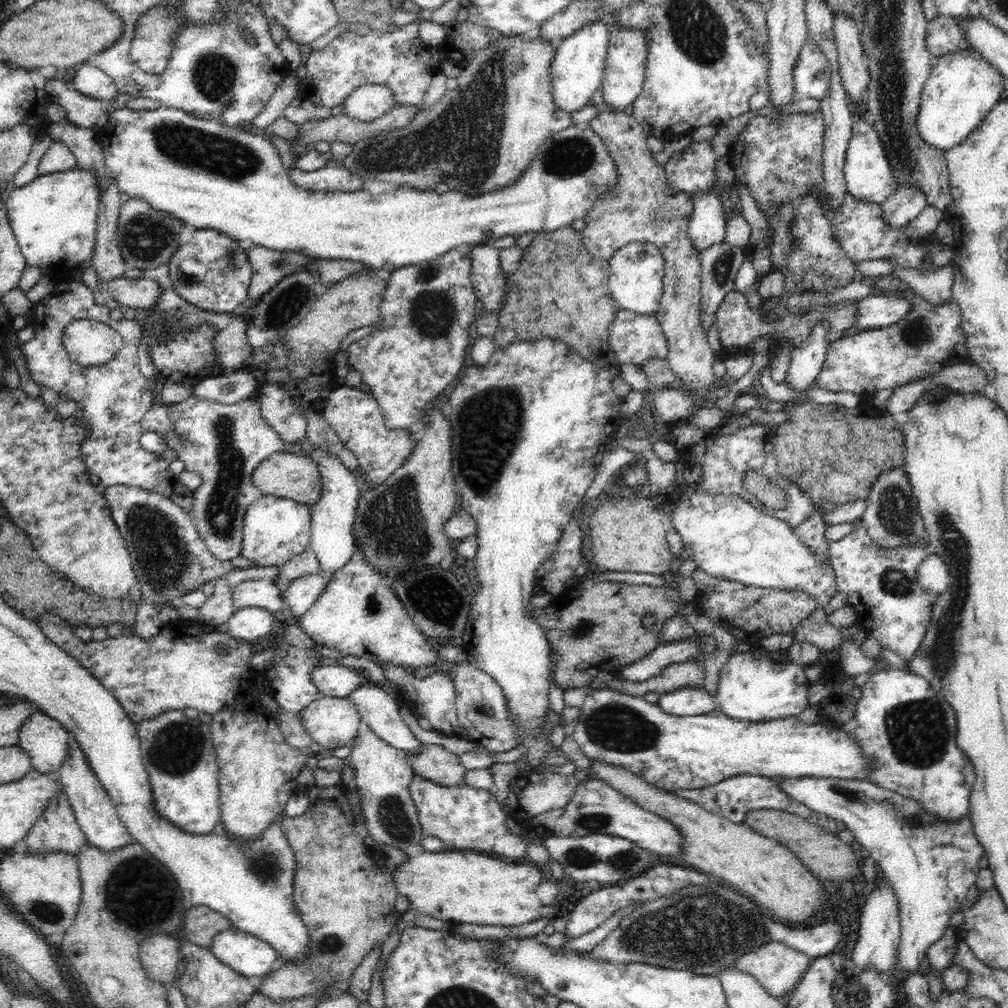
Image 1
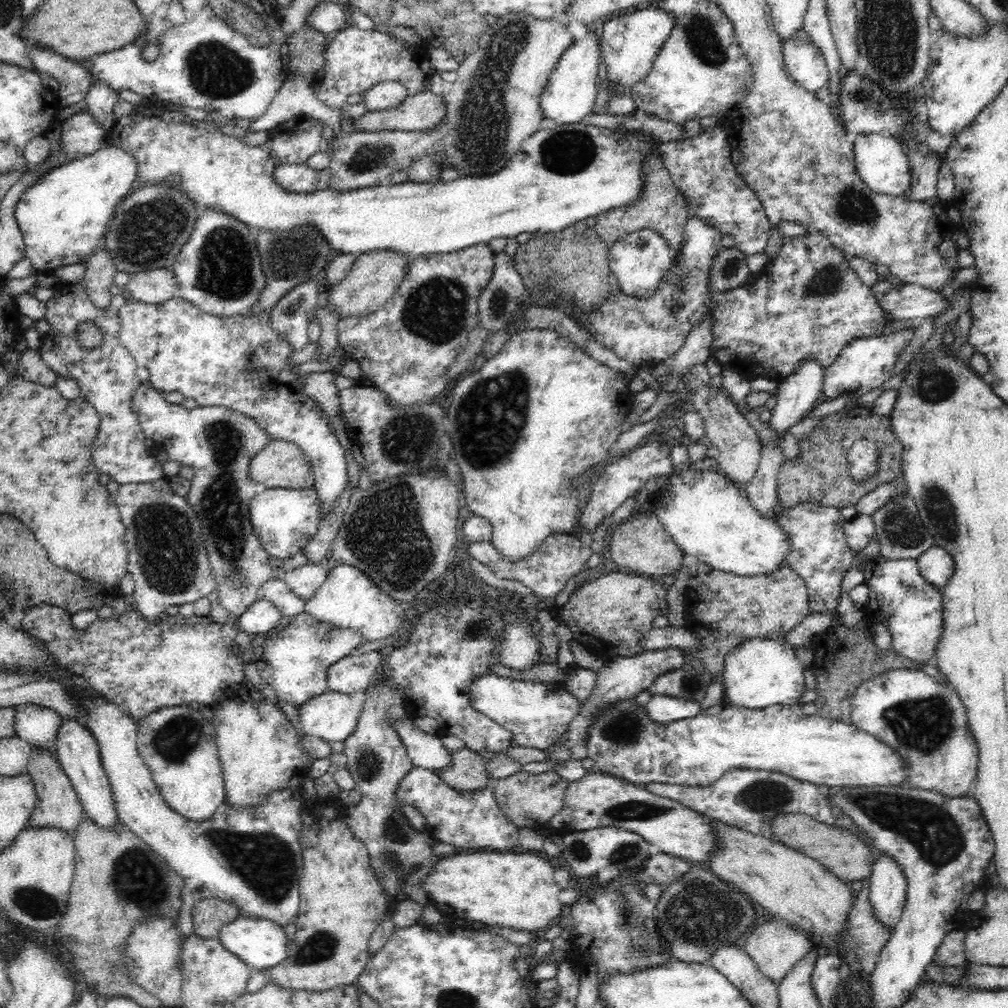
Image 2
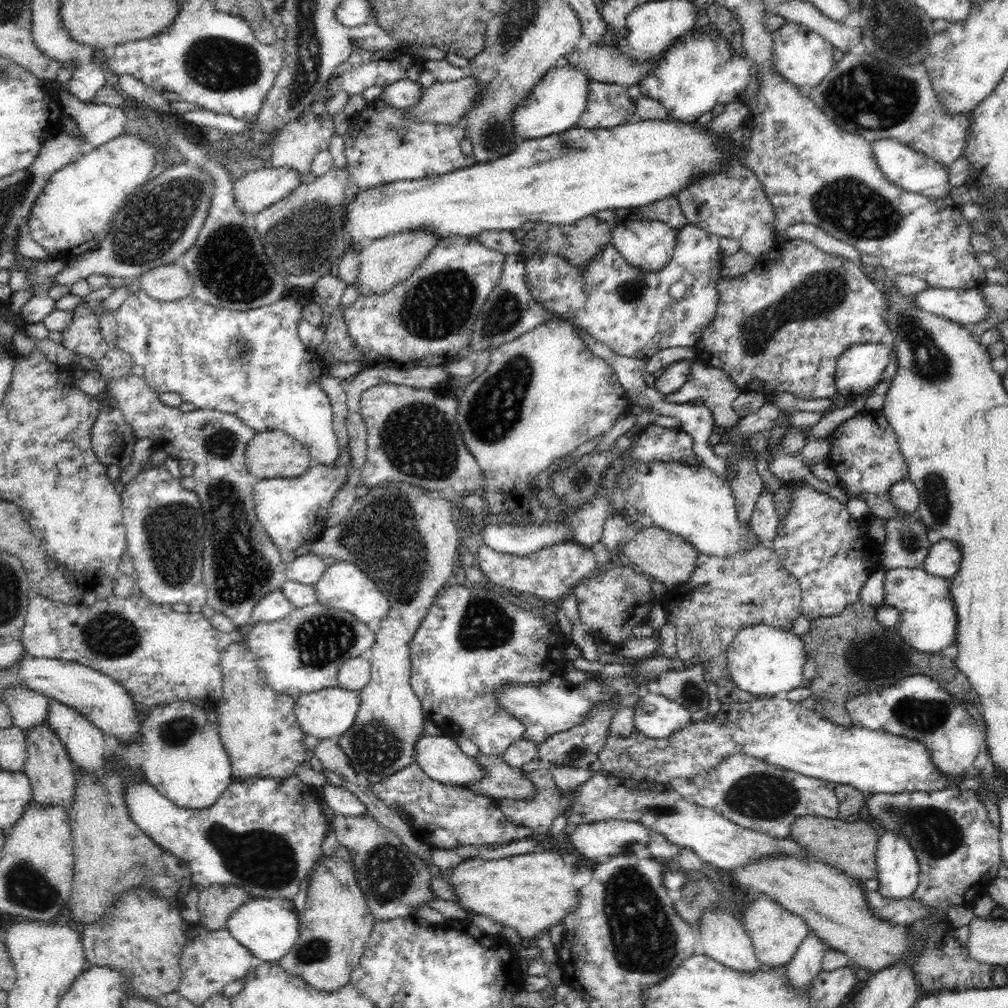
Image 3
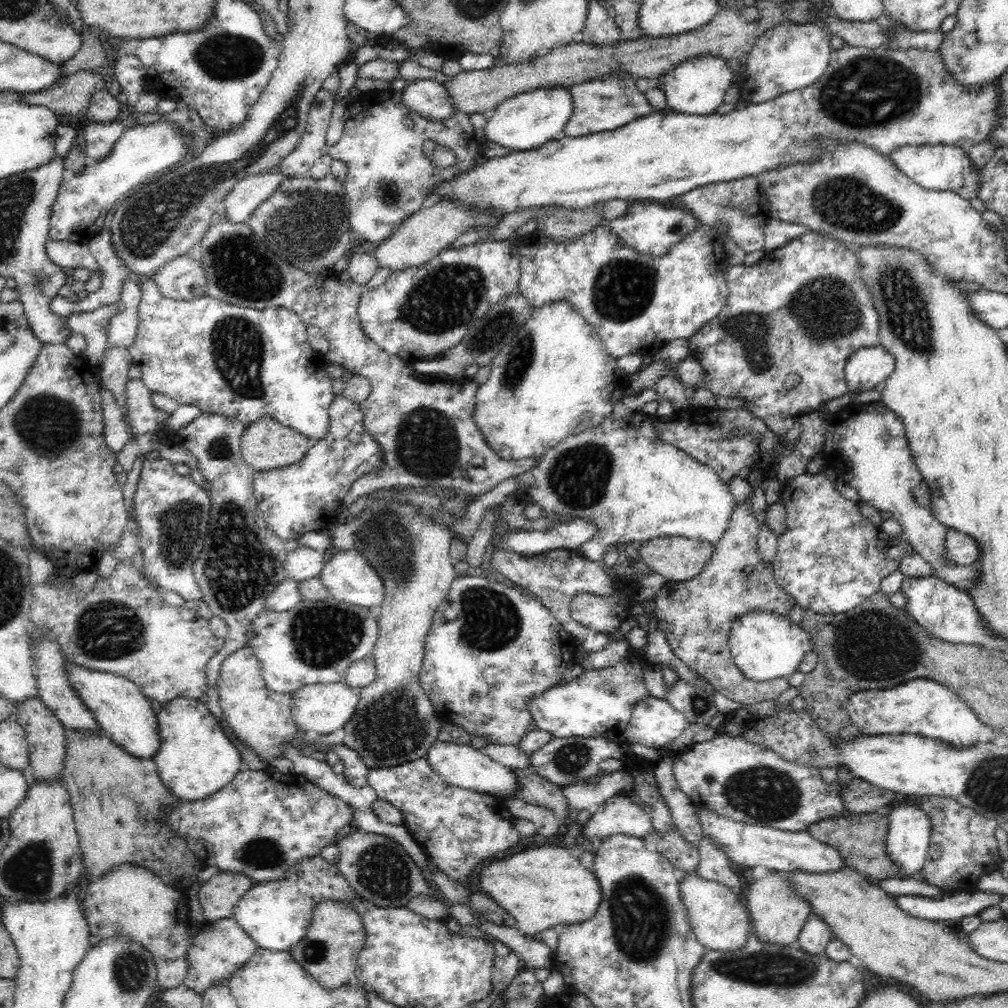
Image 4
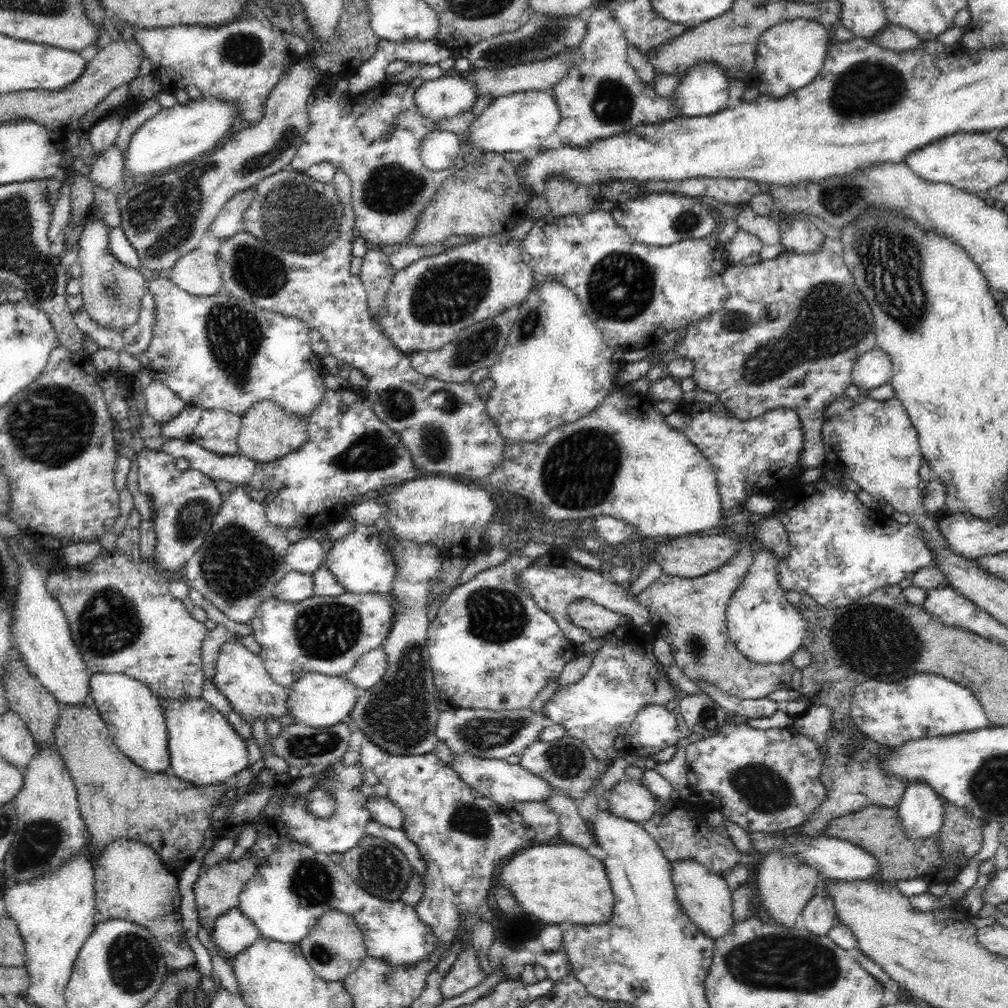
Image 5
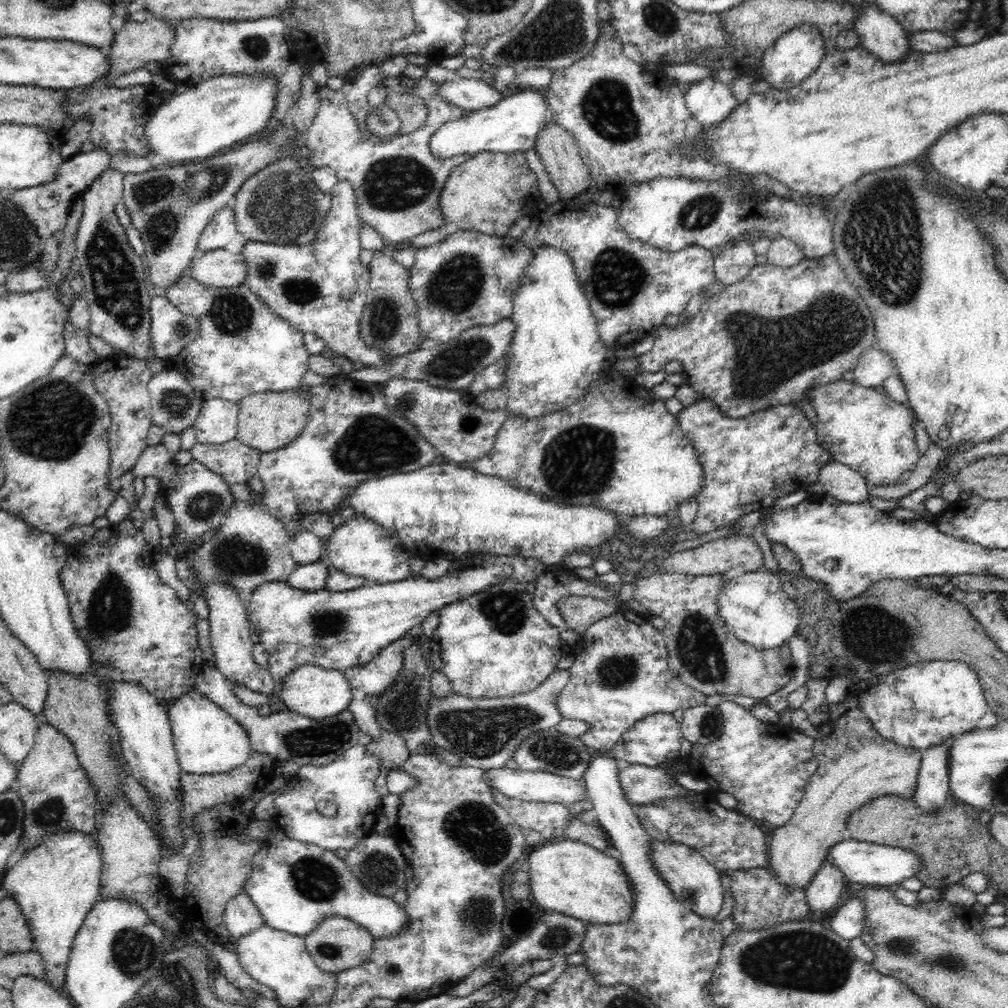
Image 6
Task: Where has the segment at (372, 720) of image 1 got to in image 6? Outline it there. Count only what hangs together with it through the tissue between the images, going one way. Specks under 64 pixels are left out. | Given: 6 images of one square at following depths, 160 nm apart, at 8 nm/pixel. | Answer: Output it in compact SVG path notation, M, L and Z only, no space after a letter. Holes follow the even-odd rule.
M496 767L483 769L483 781L488 783L491 788L495 788L500 794L506 794L508 798L518 798L526 802L556 802L571 806L574 802L589 798L583 779L574 780L548 772Z

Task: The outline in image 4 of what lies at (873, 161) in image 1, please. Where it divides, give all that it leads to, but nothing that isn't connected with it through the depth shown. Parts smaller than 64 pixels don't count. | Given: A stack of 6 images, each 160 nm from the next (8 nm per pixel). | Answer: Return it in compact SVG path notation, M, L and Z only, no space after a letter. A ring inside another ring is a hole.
M938 144L936 146L900 146L889 154L897 170L903 172L924 190L953 190L962 198L976 196L980 184L980 171L971 165L967 151L959 146Z

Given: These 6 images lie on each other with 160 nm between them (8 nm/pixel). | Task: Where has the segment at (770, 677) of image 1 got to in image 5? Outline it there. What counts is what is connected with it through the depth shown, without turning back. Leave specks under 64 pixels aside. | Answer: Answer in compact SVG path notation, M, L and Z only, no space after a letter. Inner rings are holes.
M757 546L755 559L738 590L728 600L727 630L736 648L756 664L787 664L792 654L804 644L807 622L799 607L785 597L777 579L778 557L763 546Z

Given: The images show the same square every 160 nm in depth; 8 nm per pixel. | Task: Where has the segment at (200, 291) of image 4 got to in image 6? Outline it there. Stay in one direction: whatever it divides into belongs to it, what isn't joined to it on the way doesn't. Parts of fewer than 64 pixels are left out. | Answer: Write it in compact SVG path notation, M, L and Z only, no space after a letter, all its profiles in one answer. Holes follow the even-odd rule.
M224 248L203 252L186 273L202 286L230 288L241 284L246 269L241 252L234 254Z

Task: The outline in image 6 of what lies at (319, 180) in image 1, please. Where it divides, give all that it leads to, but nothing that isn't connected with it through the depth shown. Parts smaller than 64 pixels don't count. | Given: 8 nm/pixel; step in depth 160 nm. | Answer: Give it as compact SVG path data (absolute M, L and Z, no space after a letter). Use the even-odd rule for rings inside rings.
M233 208L220 210L204 228L198 242L200 252L224 249L237 234Z

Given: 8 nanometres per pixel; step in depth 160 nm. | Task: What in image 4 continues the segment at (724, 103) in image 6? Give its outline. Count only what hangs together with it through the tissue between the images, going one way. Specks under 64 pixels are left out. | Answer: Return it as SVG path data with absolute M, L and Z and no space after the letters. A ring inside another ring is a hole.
M704 53L698 58L688 59L657 78L656 86L667 98L667 108L682 114L706 116L716 113L716 108L723 103L722 98L729 86L739 82L740 75L728 65L721 56Z

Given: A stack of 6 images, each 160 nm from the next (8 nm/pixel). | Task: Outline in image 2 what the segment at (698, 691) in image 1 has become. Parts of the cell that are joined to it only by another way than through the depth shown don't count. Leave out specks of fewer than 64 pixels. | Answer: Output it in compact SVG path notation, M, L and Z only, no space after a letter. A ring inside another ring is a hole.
M652 695L645 707L648 717L658 723L692 718L701 711L700 703L696 699L681 699L668 695Z

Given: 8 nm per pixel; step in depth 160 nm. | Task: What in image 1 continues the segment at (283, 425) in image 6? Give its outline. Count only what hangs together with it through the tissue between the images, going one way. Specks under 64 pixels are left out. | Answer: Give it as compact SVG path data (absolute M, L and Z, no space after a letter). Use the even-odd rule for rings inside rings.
M284 451L274 452L264 461L254 470L252 478L254 486L261 492L261 495L271 494L278 498L289 498L300 504L307 504L308 508L313 510L314 504L318 502L322 494L320 470L314 460L304 454Z

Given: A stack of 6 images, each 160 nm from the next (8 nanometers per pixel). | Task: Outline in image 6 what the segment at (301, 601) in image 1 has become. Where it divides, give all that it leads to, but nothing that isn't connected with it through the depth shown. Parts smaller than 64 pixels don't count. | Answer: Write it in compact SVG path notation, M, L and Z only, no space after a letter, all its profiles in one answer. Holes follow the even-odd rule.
M303 528L289 538L287 548L297 565L306 565L325 557L326 542Z

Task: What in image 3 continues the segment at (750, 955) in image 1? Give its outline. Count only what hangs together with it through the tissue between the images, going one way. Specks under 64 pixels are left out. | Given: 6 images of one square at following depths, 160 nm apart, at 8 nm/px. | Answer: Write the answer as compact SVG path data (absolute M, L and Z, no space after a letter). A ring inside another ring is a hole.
M760 895L746 908L743 922L744 929L753 943L757 960L765 968L776 968L776 966L790 963L802 944L802 940L811 934L808 924L802 917L796 917L790 911L782 909L768 895Z

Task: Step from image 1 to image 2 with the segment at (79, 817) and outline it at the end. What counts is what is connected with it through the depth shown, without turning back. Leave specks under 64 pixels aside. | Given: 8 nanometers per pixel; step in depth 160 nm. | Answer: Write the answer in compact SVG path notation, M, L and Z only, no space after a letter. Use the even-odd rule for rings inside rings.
M64 718L56 736L54 752L64 774L77 792L77 798L80 799L87 817L104 830L112 828L118 822L113 790L103 769L99 746L92 733L80 721Z

